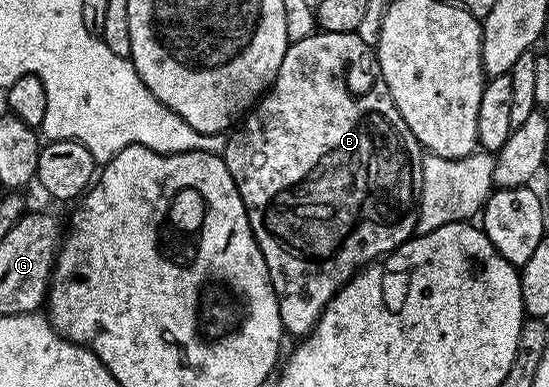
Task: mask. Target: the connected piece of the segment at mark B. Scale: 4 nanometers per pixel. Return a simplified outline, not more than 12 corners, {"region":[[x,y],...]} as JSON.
{"region":[[291,43],[224,158],[283,332],[414,238],[375,48]]}

